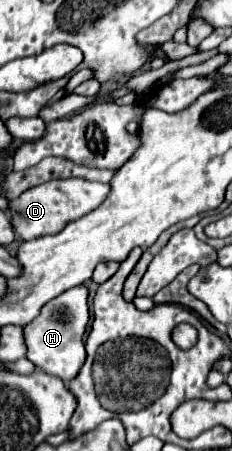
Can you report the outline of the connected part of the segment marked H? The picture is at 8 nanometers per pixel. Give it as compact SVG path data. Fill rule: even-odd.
M84 285L72 287L62 295L54 297L40 309L36 321L24 325L24 343L26 343L26 359L30 359L38 369L48 375L56 375L62 381L70 381L78 375L80 367L84 365L86 351L84 351L84 333L90 323L88 313L88 289Z

